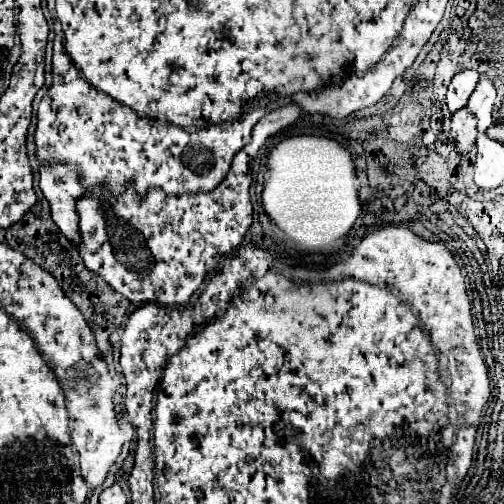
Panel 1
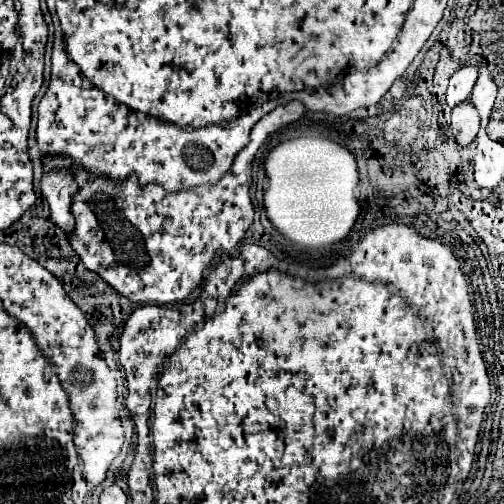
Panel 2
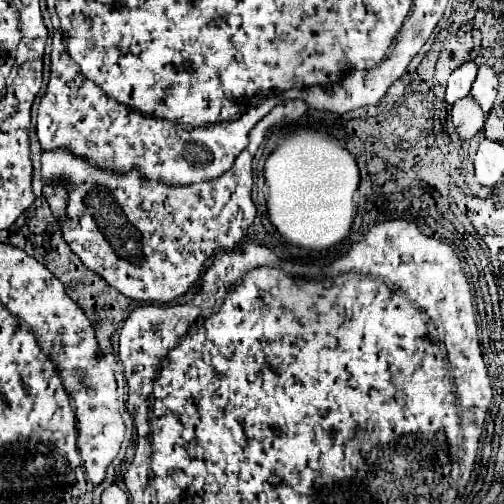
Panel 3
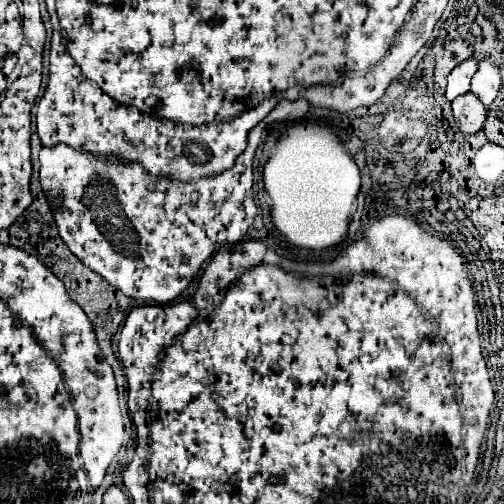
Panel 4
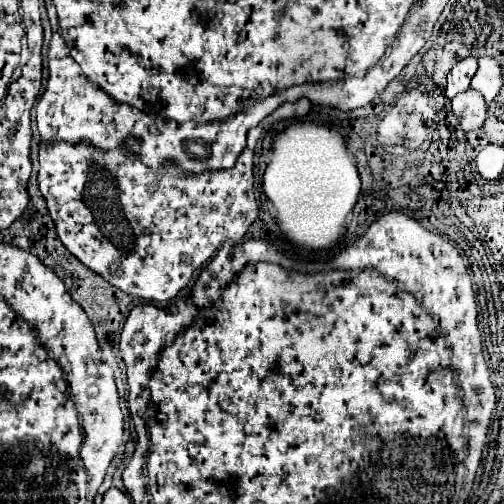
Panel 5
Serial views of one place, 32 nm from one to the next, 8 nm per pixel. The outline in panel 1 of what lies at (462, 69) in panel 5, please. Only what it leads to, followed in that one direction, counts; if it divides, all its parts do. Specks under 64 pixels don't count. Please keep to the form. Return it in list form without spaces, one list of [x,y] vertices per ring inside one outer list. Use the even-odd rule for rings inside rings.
[[[462,70],[452,78],[448,86],[448,94],[446,94],[446,104],[450,112],[456,112],[456,108],[464,108],[468,104],[468,98],[472,90],[476,88],[478,78],[480,74],[476,70]]]

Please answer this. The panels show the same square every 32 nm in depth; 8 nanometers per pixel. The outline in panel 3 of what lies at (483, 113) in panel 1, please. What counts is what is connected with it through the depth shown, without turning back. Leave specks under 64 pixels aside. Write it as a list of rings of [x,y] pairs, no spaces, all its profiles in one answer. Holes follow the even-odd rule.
[[[480,66],[470,94],[480,104],[484,116],[488,116],[490,110],[492,110],[492,102],[496,98],[496,90],[498,90],[498,80],[496,80],[494,70],[490,66]]]

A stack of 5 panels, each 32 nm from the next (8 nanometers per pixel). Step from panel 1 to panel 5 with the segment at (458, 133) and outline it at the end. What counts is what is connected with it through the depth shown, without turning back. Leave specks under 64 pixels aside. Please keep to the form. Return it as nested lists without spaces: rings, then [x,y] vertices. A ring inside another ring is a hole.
[[[466,90],[452,98],[452,112],[458,118],[464,132],[478,130],[484,124],[488,106],[484,104],[484,98],[476,90]]]

